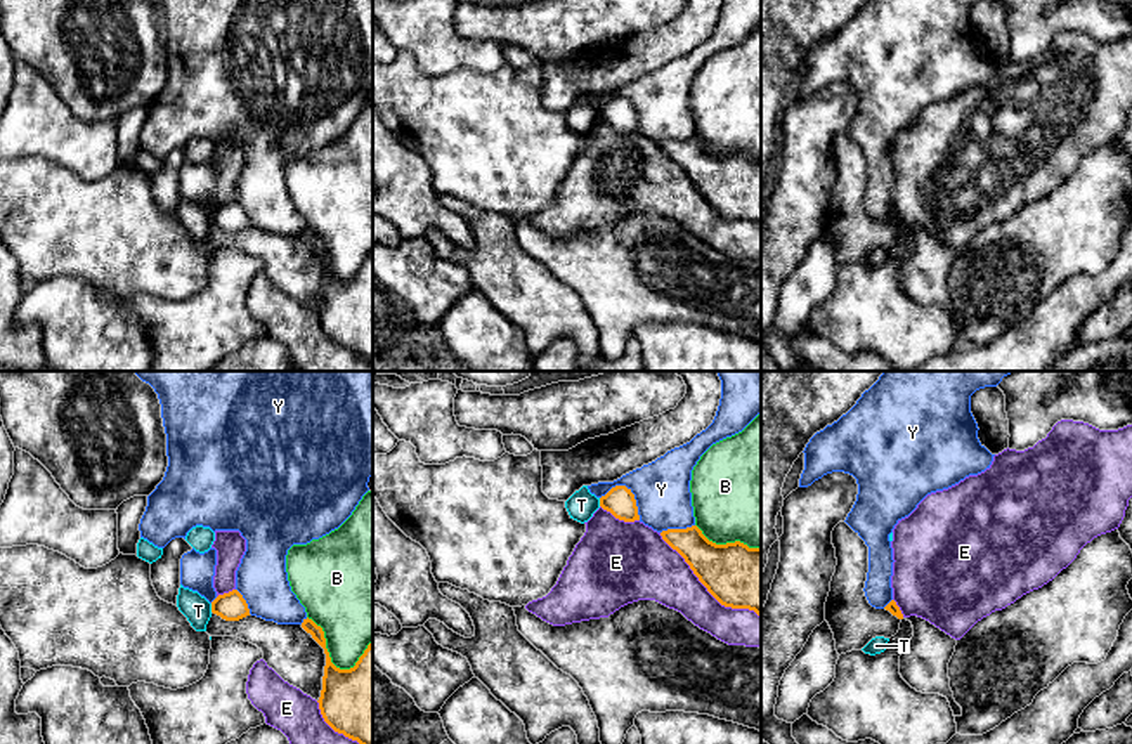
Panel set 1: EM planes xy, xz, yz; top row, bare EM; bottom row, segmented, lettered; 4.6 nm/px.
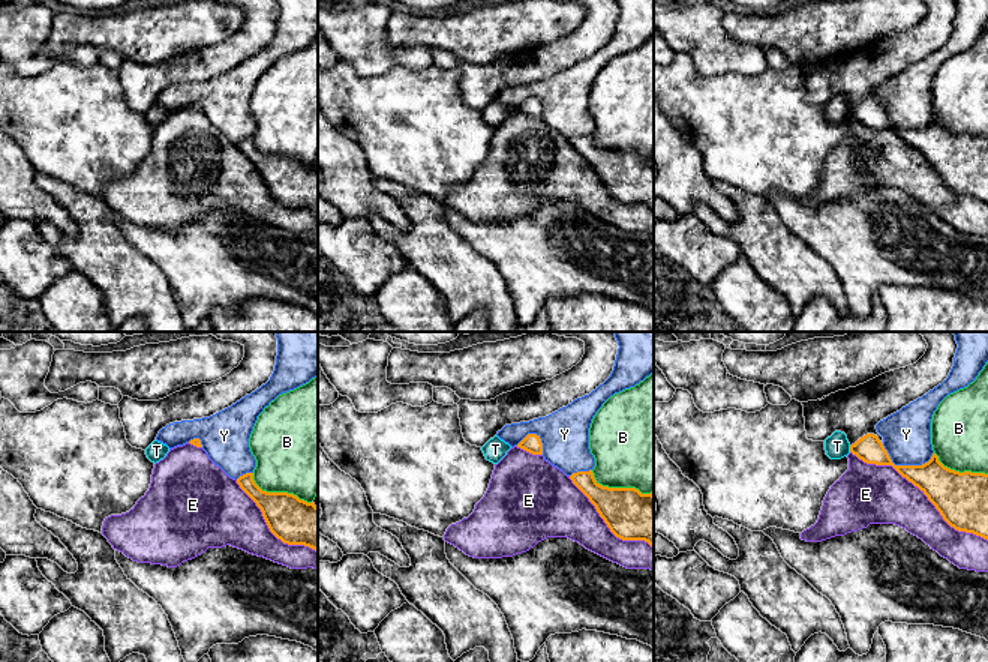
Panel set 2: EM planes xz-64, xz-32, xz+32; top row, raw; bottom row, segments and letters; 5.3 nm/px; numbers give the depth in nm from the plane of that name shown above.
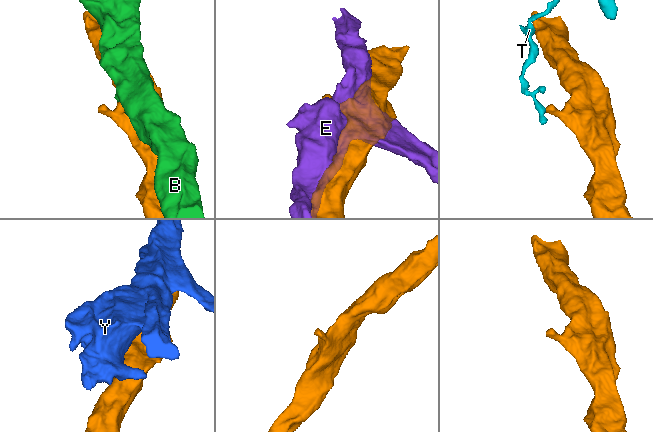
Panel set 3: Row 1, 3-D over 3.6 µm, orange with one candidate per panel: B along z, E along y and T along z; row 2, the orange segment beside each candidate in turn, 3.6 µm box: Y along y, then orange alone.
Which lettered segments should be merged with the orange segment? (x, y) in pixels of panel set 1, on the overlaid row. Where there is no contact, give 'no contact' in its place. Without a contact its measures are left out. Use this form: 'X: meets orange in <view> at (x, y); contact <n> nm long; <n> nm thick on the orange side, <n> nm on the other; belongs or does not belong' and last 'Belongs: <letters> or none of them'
B: meets orange in xy at (330, 661); contact 320 nm long; 360 nm thick on the orange side, 320 nm on the other; does not belong
E: meets orange in xz at (706, 587); contact 600 nm long; 300 nm thick on the orange side, 260 nm on the other; does not belong
T: meets orange in xy at (212, 607); contact 40 nm long; 130 nm thick on the orange side, 130 nm on the other; does not belong
Y: meets orange in xz at (630, 491); contact 220 nm long; 140 nm thick on the orange side, 260 nm on the other; does not belong
Belongs: none of them

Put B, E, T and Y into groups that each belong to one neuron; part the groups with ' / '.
B / E / T / Y

